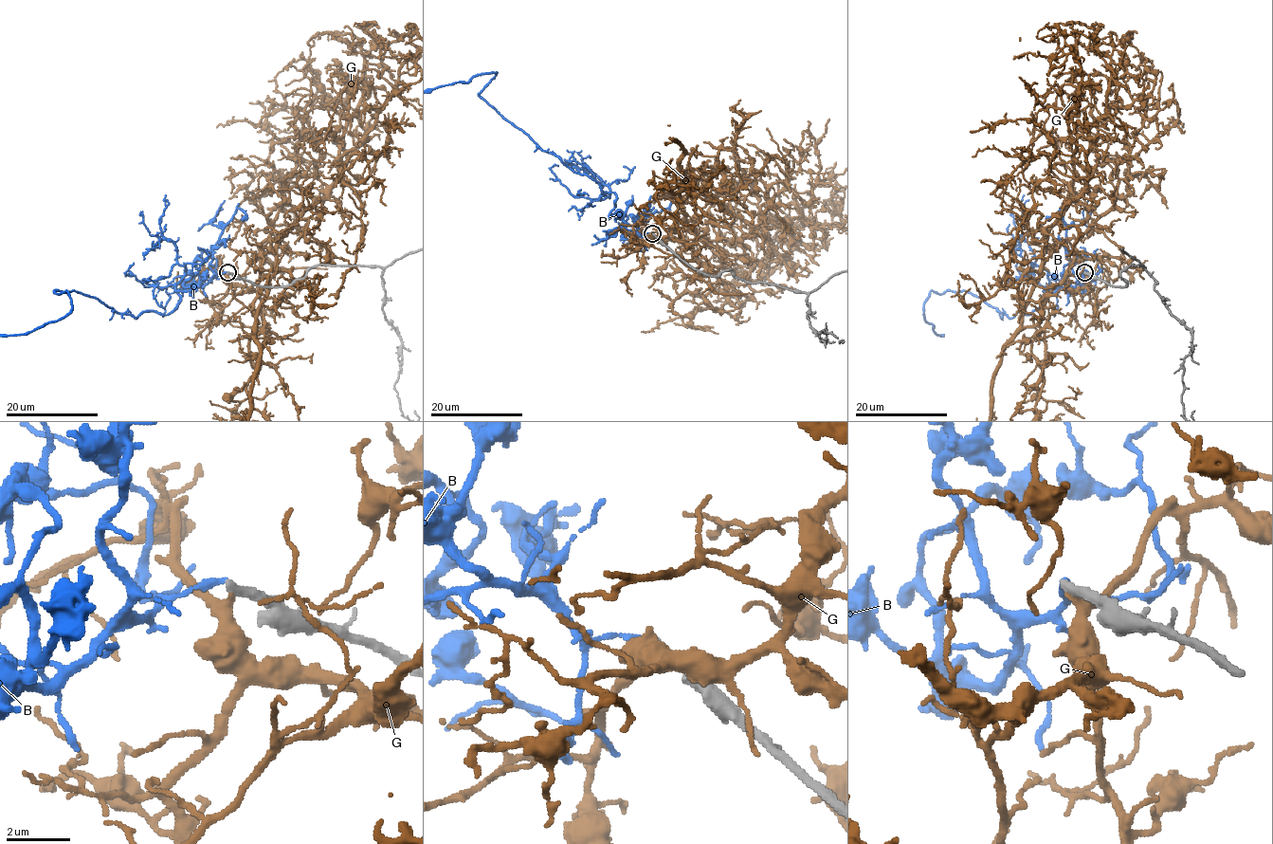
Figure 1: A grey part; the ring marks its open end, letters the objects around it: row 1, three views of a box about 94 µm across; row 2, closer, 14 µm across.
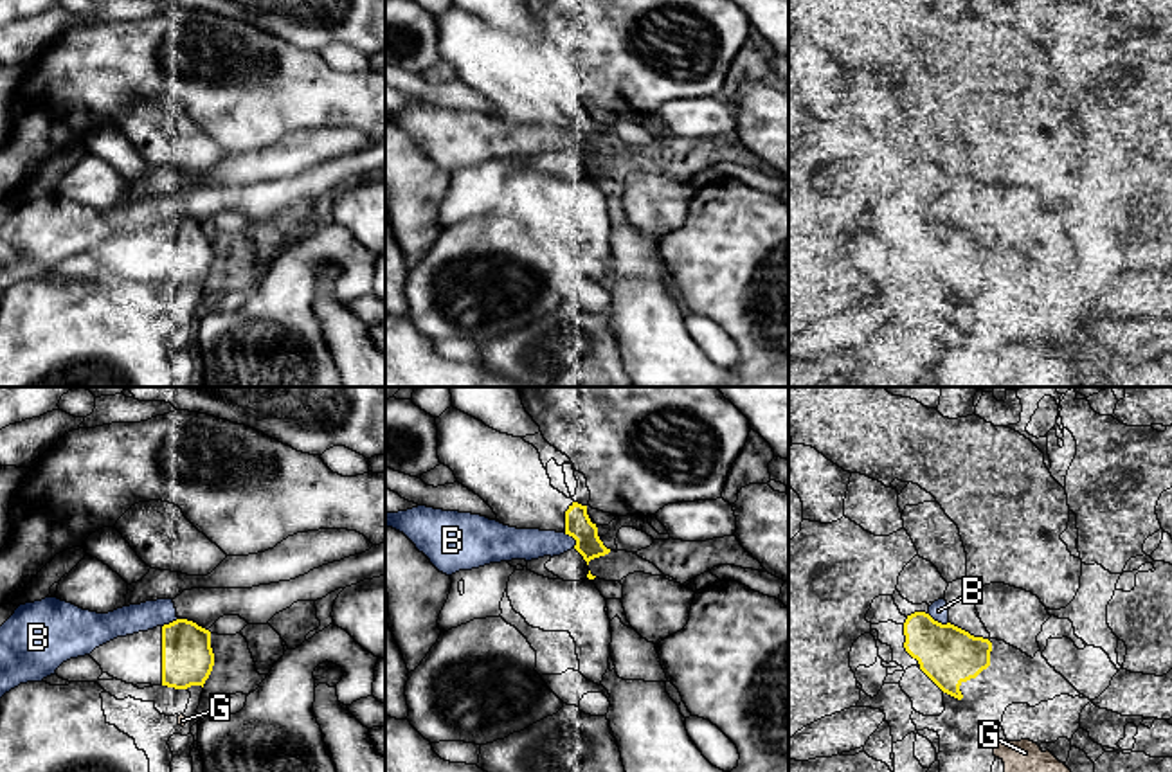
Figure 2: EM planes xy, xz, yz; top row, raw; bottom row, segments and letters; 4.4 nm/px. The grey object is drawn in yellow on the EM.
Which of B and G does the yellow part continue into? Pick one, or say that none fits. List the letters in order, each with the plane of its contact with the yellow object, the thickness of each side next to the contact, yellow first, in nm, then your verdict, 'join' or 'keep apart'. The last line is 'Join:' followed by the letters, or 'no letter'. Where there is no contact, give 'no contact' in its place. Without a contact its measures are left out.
B: yz | 260/90 nm | keep apart
G: no contact | keep apart
Join: no letter

